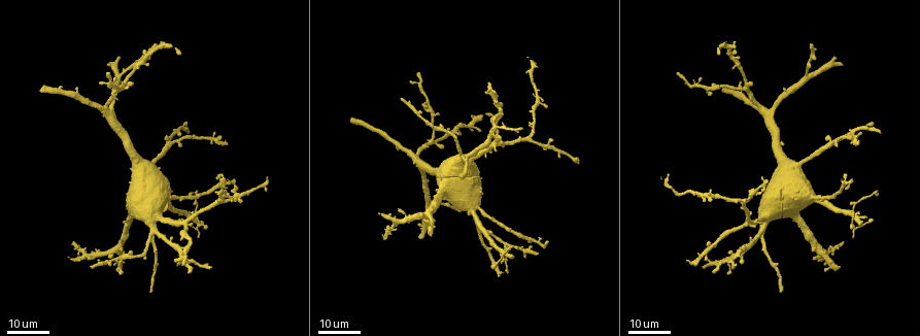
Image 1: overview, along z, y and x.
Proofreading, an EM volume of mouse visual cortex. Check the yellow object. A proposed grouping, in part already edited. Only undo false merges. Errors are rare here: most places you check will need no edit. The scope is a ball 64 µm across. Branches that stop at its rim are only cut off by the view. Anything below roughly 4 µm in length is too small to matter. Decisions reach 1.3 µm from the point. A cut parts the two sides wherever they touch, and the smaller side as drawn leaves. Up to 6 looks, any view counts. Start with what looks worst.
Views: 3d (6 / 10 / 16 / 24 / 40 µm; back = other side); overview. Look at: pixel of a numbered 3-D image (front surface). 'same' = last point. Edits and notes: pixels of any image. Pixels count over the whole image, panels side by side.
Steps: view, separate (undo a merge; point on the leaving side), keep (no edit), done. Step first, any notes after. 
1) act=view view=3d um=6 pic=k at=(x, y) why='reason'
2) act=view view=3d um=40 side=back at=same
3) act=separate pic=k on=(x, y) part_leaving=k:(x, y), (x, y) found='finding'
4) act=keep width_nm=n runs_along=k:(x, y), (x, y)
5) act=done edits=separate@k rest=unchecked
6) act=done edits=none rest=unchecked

act=view view=3d um=16 pic=1 at=(470, 204)

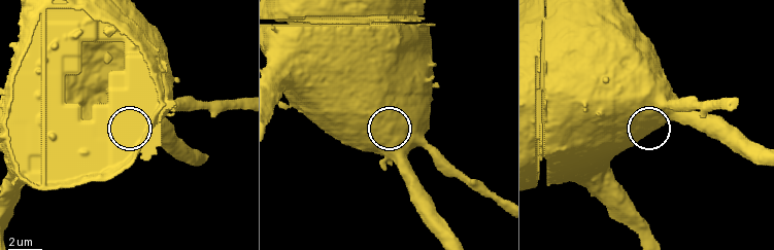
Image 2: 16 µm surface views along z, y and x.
act=view view=3d um=6 pic=2 at=(396, 126)

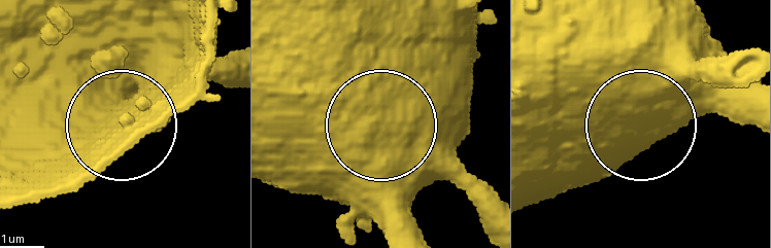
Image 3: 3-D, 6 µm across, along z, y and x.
act=keep found='one neuron here'

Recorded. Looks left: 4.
act=view view=3d um=24 pic=1 at=(808, 75)

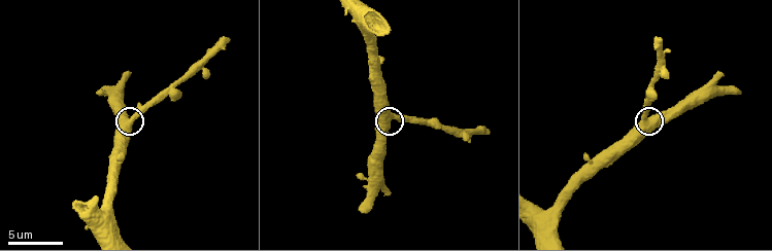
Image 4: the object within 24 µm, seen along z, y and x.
act=view view=3d um=10 pic=4 at=(646, 118) why='closer look'

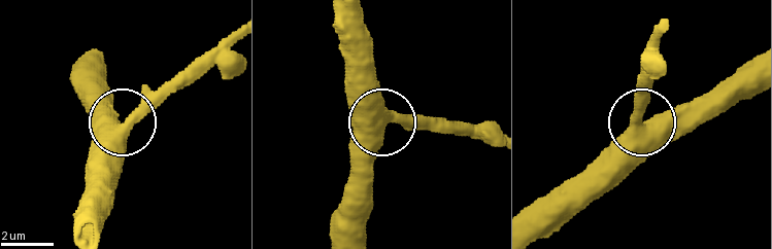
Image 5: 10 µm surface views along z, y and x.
act=keep width_nm=530 found='one neuron here'

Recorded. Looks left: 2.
act=view view=3d um=24 pic=1 at=(497, 126) why='thin arm on a thick one'

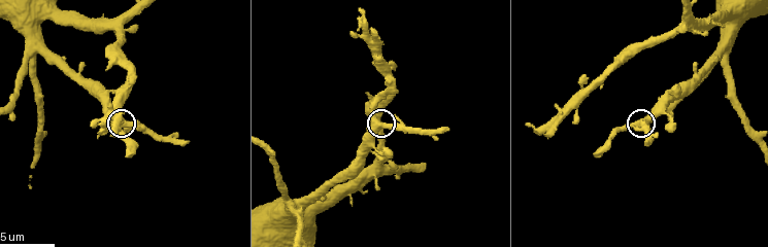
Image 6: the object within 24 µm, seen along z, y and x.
act=view view=3d um=6 pic=6 at=(382, 123)

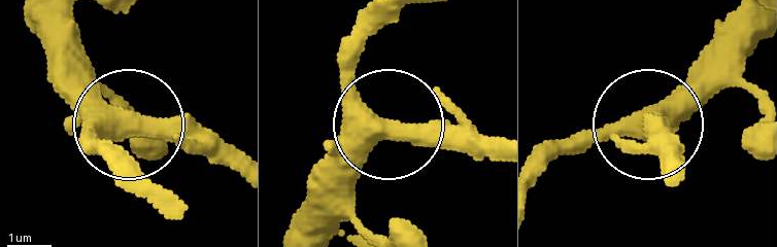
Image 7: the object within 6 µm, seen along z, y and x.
act=keep runs_along=7:(28, 14), (121, 117), (91, 143) found='all the same neuron'

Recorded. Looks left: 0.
act=done edits=none rest=unchecked

